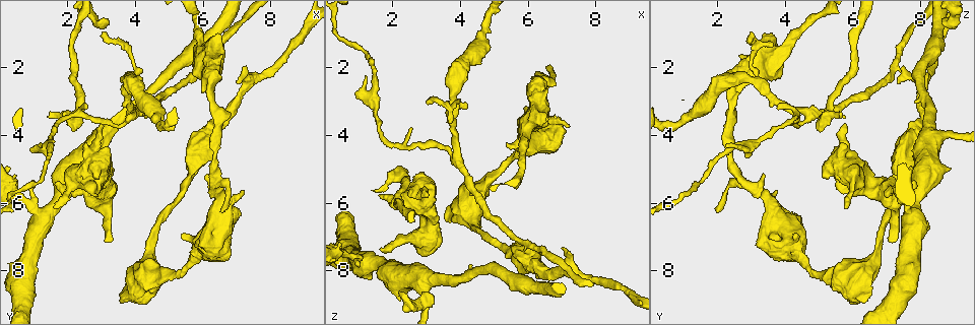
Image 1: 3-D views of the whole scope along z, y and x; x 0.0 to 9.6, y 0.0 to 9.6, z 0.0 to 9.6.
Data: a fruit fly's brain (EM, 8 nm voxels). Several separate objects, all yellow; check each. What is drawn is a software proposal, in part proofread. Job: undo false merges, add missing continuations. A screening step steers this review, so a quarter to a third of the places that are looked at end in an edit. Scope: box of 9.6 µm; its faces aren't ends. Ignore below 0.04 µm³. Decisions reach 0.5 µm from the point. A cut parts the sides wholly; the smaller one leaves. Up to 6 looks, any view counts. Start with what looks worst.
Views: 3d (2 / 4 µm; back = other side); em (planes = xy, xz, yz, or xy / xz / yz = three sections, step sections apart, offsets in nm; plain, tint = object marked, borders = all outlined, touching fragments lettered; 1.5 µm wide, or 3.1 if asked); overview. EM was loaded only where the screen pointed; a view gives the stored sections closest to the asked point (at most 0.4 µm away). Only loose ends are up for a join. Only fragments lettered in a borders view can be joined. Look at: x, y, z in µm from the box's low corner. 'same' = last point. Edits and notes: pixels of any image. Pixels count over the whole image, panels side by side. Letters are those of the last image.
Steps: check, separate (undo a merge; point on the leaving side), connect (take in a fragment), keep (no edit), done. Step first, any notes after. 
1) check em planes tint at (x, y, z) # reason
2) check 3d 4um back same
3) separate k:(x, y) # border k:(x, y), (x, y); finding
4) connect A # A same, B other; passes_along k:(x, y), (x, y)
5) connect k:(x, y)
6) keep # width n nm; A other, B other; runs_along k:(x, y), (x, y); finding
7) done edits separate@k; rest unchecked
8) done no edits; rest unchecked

check 3d 2um at (1.45, 3.45, 5.60) # tapers out

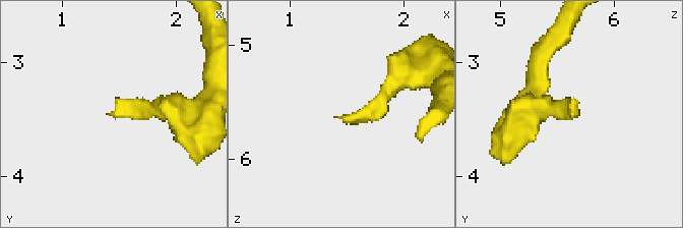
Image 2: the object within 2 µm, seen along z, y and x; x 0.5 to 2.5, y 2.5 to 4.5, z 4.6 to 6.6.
check em xy step 4 tint at (1.40, 3.44, 5.66) # shape alone is not enough

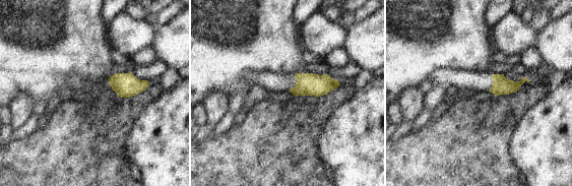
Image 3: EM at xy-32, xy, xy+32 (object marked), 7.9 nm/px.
check em planes borders same

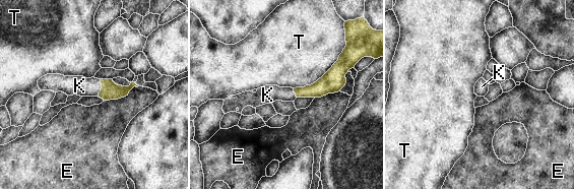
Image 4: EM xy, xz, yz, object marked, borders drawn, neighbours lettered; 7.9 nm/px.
connect K # width 90 nm; E other, K same, T other; passes_along 4:(110, 90), (102, 87), (79, 85); the cell continues

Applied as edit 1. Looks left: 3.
check em xz step 4 tint at (3.00, 1.05, 3.00) # free end

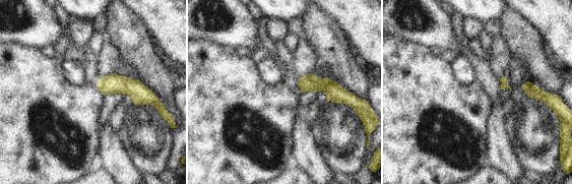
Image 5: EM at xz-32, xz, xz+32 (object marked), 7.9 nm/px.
check em planes borders same

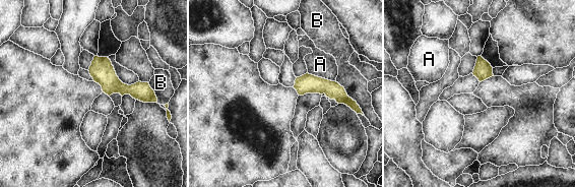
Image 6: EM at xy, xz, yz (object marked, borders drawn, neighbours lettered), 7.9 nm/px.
keep # A other, B other; runs_along 6:(96, 59), (120, 87), (147, 90); none of them fits

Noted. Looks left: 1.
done edits connect@4; rest unchecked

